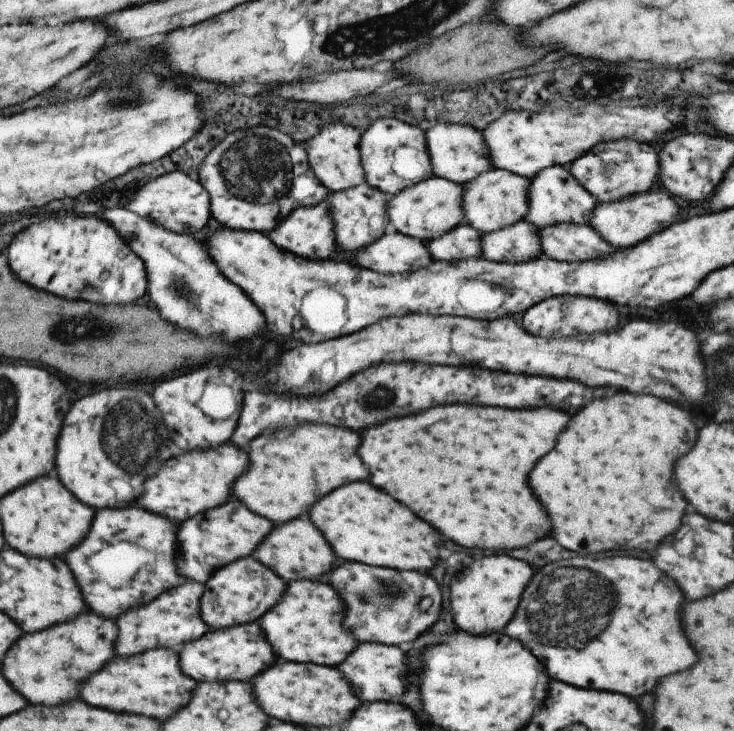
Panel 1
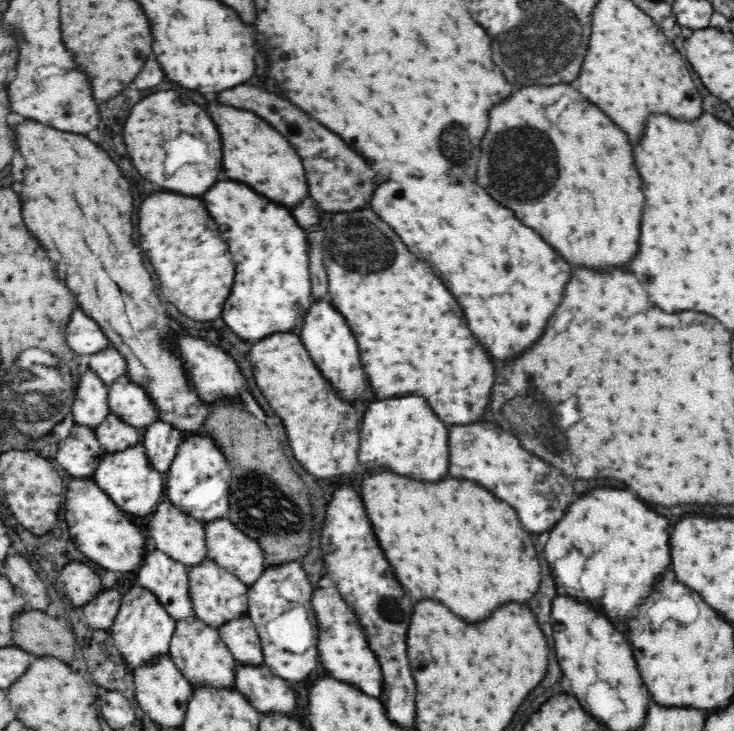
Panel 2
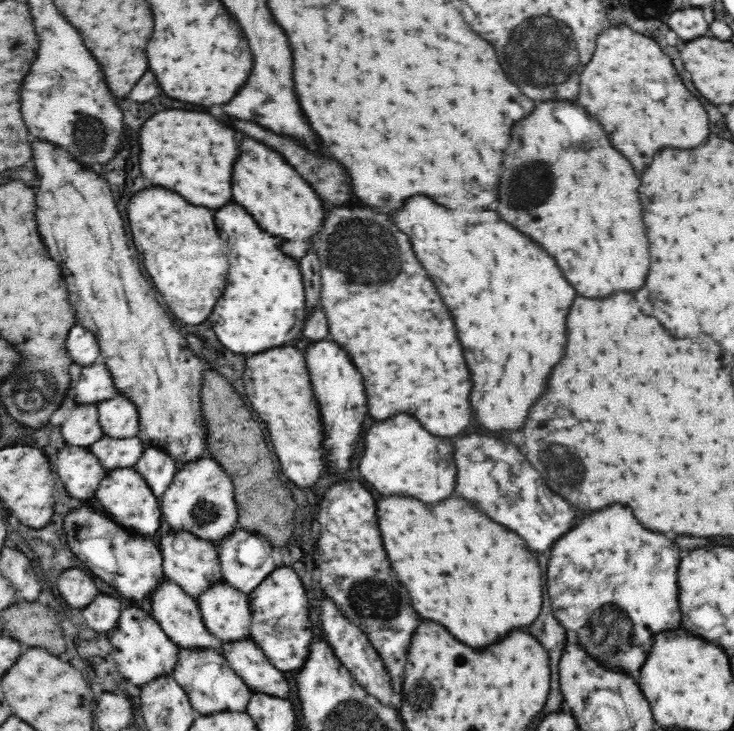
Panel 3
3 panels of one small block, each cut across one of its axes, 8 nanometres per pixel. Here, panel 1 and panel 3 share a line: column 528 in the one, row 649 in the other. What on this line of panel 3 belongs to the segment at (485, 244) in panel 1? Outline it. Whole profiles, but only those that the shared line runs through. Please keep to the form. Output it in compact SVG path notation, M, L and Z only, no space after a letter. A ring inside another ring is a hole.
M252 638L223 643L222 655L232 670L248 685L251 692L286 699L290 684L284 672L278 670Z

